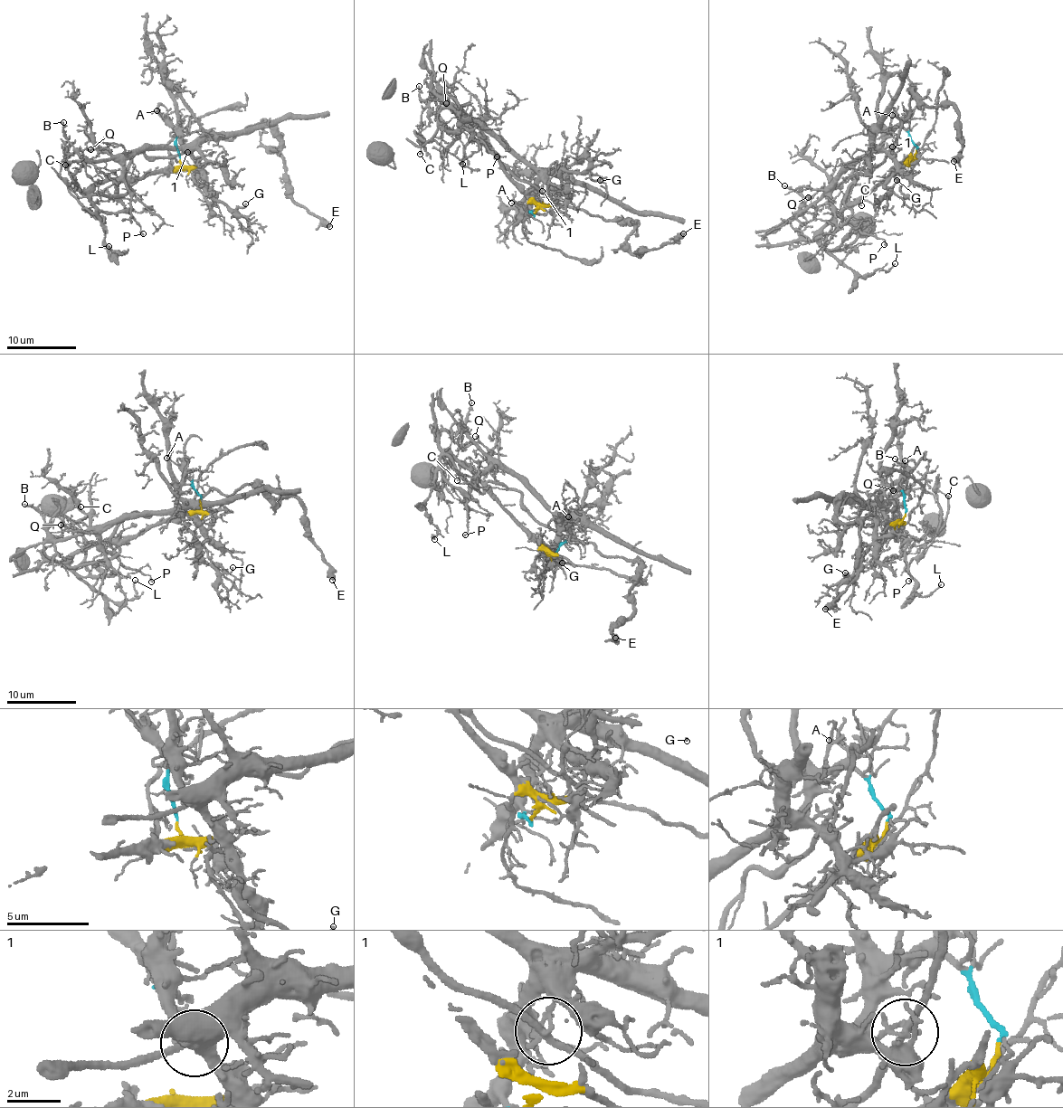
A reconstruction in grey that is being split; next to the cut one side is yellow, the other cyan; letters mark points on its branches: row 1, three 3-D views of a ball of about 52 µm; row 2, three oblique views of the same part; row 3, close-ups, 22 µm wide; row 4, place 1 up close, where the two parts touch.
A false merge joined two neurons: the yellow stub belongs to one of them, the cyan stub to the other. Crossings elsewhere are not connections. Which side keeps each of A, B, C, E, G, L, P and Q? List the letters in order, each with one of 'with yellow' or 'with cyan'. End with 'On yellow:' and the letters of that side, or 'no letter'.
A: with cyan
B: with cyan
C: with yellow
E: with yellow
G: with cyan
L: with yellow
P: with cyan
Q: with cyan
On yellow: C, E, L

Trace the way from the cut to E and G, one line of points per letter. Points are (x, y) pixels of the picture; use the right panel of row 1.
E: (916, 149), (849, 200), (859, 170), (896, 143), (912, 90), (958, 114), (953, 161)
G: (916, 149), (902, 127), (883, 142), (895, 162), (895, 173), (885, 186), (891, 192), (896, 179)

